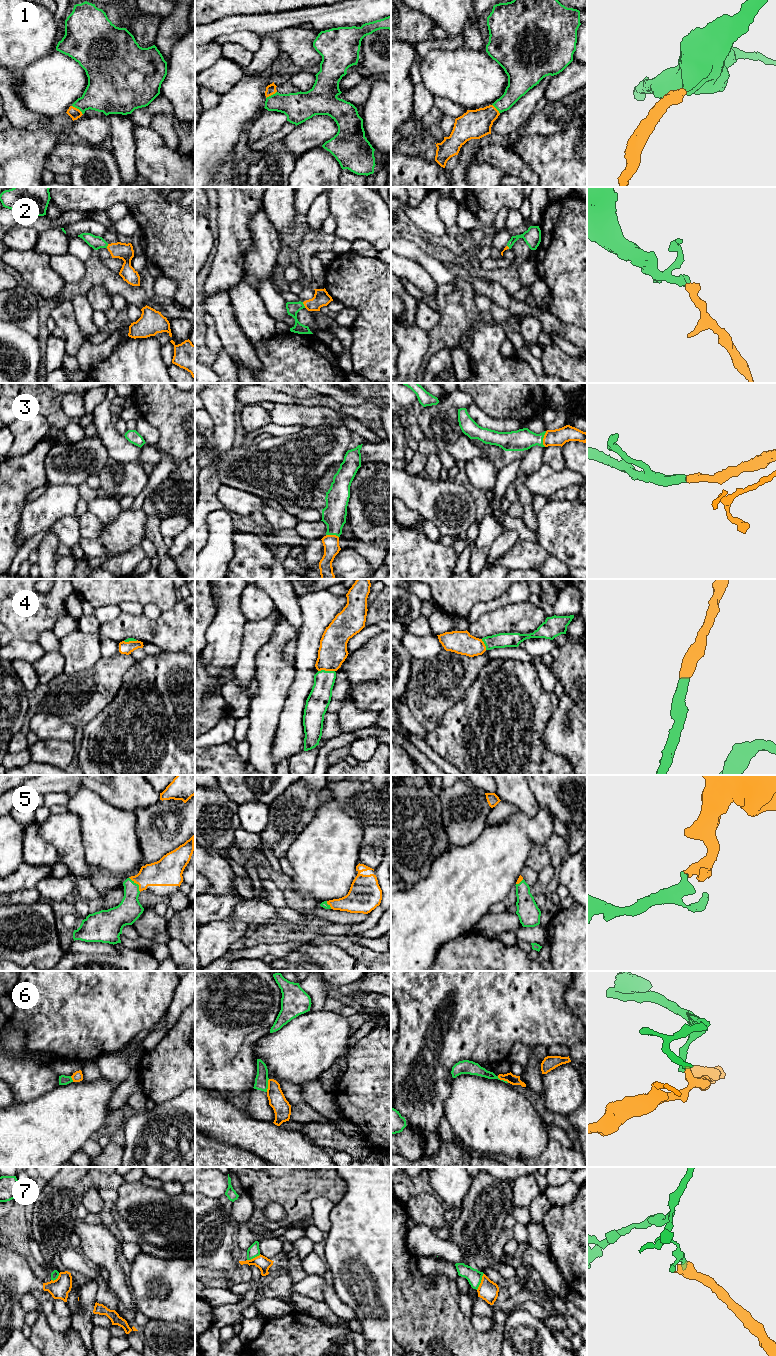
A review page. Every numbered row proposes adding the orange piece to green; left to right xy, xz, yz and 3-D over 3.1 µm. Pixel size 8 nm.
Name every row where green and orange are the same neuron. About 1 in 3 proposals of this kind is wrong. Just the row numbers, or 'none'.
1, 2, 3, 4, 5

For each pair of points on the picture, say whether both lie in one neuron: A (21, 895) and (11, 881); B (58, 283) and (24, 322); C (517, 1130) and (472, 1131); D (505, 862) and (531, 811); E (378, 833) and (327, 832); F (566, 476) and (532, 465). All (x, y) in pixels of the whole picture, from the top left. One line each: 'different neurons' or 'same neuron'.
A: different neurons
B: different neurons
C: same neuron
D: different neurons
E: different neurons
F: different neurons

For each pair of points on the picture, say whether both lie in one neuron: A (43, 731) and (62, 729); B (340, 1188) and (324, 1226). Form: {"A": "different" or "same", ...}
{"A": "same", "B": "different"}

